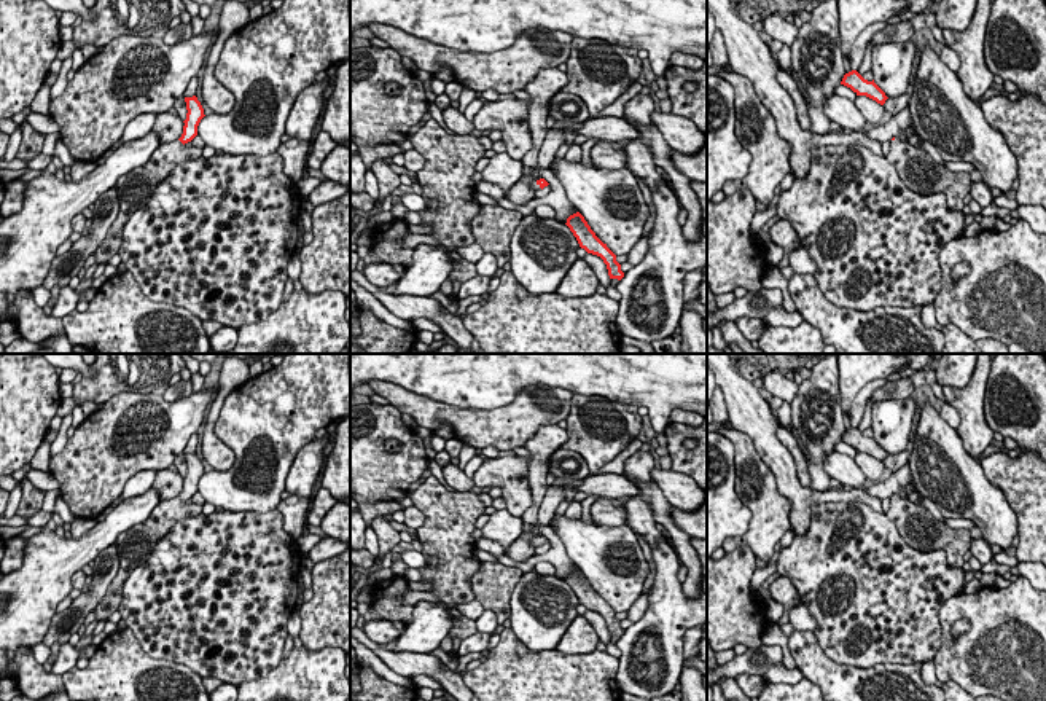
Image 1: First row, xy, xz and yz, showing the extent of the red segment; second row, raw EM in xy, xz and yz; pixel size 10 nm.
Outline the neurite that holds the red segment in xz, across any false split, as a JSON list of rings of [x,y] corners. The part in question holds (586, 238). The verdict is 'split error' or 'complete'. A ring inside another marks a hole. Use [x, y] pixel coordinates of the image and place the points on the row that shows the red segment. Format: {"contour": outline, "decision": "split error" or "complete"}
{"contour": [[[580,212],[570,215],[565,225],[570,228],[581,249],[603,260],[610,279],[621,280],[624,277],[621,264],[616,261],[616,255],[595,236]]], "decision": "complete"}

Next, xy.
{"contour": [[[196,96],[185,97],[186,119],[183,121],[183,134],[175,143],[161,143],[142,167],[121,175],[115,185],[119,199],[119,212],[116,220],[107,231],[105,239],[94,252],[96,263],[107,263],[118,253],[123,239],[123,228],[132,213],[148,204],[158,185],[174,170],[175,166],[202,156],[201,147],[188,147],[197,135],[197,126],[205,116],[204,108]]], "decision": "split error"}

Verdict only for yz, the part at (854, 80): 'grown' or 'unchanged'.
unchanged

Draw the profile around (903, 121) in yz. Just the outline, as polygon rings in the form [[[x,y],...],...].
[[[909,107],[903,108],[898,115],[892,116],[888,123],[877,124],[866,134],[868,139],[877,142],[890,142],[893,137],[901,140],[901,132],[904,131],[907,139],[912,137],[914,119]]]

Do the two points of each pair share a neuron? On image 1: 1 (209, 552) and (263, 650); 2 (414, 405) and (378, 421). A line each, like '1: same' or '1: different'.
1: same
2: different

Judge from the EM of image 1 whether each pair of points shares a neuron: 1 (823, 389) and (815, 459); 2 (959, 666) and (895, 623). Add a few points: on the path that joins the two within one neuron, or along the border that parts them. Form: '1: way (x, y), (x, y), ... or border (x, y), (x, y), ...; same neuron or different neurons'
1: way (806, 407), (800, 413), (800, 424), (807, 442); same neuron
2: border (938, 614), (941, 646), (933, 660); different neurons

